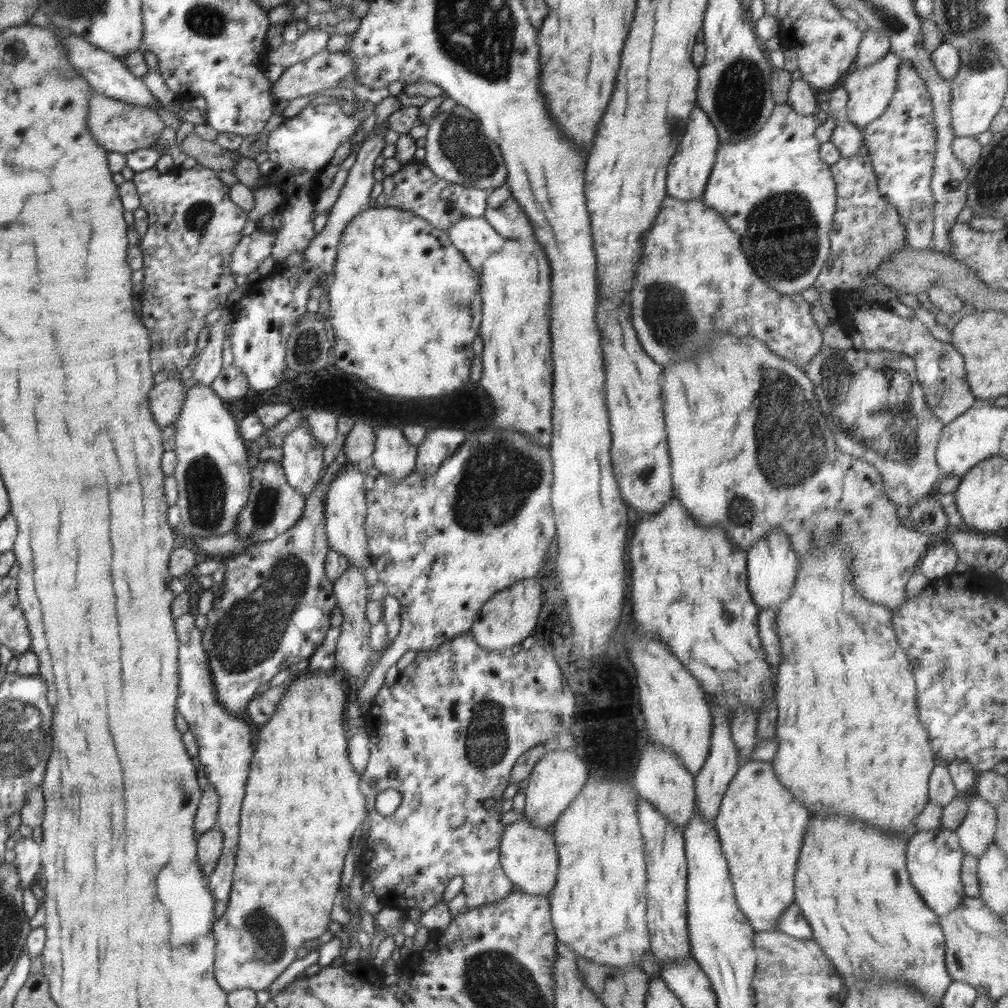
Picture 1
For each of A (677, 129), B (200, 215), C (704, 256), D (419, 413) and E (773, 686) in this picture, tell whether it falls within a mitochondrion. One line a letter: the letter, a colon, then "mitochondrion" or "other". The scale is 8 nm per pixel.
A: other
B: mitochondrion
C: other
D: other
E: other

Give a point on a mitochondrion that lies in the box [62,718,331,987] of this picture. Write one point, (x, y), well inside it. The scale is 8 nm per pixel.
(268, 946)

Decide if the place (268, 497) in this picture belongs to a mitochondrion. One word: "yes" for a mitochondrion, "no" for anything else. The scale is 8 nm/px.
yes

